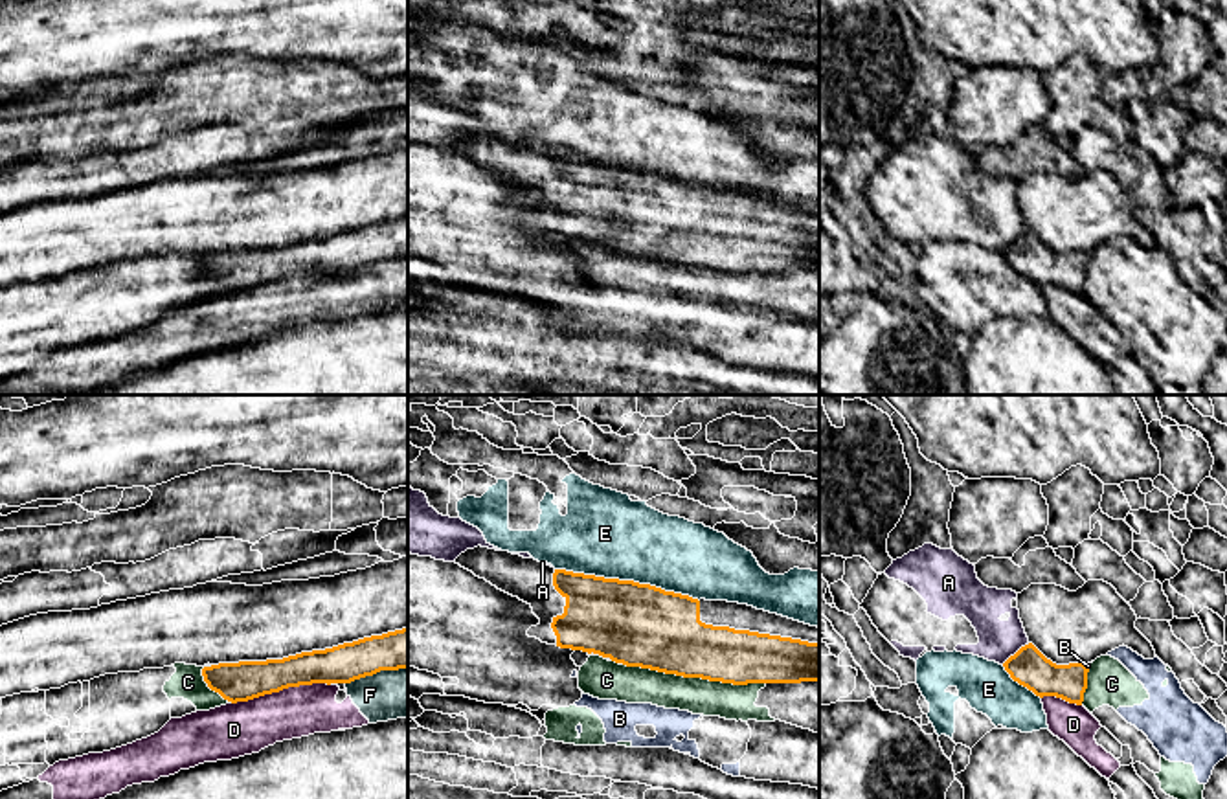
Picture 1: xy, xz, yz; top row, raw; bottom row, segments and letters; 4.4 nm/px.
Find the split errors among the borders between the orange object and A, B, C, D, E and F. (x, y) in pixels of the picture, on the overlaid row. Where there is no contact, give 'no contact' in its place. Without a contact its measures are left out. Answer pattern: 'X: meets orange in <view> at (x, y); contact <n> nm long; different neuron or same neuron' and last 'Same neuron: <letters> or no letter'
A: meets orange in yz at (1016, 652); contact 160 nm long; different neuron
B: meets orange in xy at (208, 667); contact 40 nm long; different neuron
C: meets orange in xz at (695, 676); contact 650 nm long; different neuron
D: meets orange in xy at (280, 689); contact 440 nm long; different neuron
E: meets orange in xz at (627, 581); contact 650 nm long; different neuron
F: meets orange in xy at (375, 673); contact 280 nm long; different neuron
Same neuron: no letter

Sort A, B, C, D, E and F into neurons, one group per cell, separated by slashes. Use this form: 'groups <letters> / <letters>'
groups A / B / C / D F / E

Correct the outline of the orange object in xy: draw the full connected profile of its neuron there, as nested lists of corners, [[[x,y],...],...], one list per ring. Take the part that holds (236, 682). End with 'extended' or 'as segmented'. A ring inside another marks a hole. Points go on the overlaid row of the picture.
[[[408,628],[283,659],[219,663],[204,667],[202,676],[211,691],[237,703],[288,687],[351,683],[399,669],[408,669]]]; as segmented

